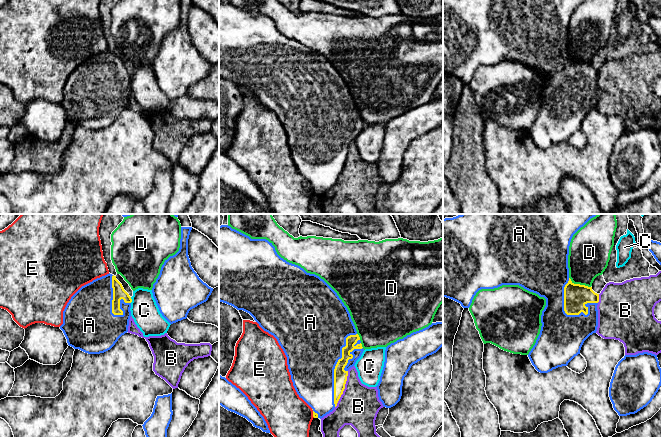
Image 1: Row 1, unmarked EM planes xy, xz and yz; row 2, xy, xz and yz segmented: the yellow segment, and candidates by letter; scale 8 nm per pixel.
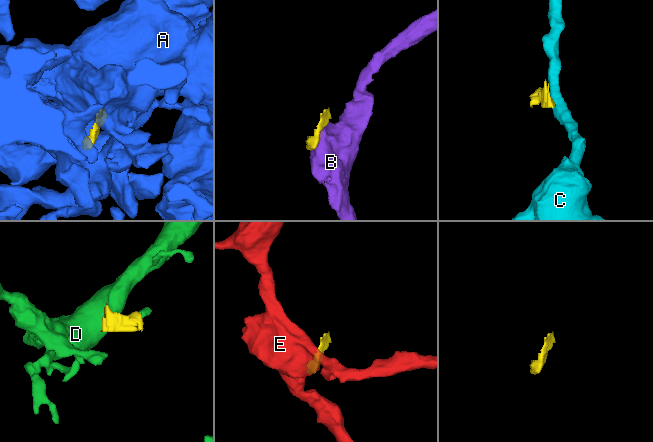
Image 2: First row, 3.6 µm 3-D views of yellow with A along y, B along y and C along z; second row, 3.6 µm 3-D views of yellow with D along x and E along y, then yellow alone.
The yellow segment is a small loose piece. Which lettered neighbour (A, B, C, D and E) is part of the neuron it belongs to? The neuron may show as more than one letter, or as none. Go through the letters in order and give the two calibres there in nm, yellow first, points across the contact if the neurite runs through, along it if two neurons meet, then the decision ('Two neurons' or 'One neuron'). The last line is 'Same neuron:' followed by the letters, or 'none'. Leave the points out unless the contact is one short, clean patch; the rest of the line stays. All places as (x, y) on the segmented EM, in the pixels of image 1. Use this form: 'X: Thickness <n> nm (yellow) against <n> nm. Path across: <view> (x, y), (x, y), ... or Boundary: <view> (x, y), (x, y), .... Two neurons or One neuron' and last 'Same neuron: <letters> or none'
A: Thickness 110 nm (yellow) against 460 nm. One neuron
B: Thickness 110 nm (yellow) against 320 nm. Boundary: xz (348, 371), (345, 388), (335, 407). Two neurons
C: Thickness 100 nm (yellow) against 220 nm. Boundary: xy (130, 297), (131, 302). Two neurons
D: Thickness 190 nm (yellow) against 320 nm. Boundary: yz (569, 277), (574, 283), (590, 287). Two neurons
E: Thickness 50 nm (yellow) against 360 nm. Two neurons
Same neuron: A

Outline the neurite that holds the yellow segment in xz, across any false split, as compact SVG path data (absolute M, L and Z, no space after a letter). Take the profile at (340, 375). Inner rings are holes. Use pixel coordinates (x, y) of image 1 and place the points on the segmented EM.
M221 225L219 226L219 301L231 305L237 310L249 313L264 331L277 339L287 357L287 365L293 386L299 397L312 408L314 418L321 419L334 410L345 389L348 370L355 365L364 349L347 307L337 293L323 279L315 274L307 273L300 266L289 263L281 258L277 254L275 247L268 240L251 239L249 236L232 229L228 225Z

